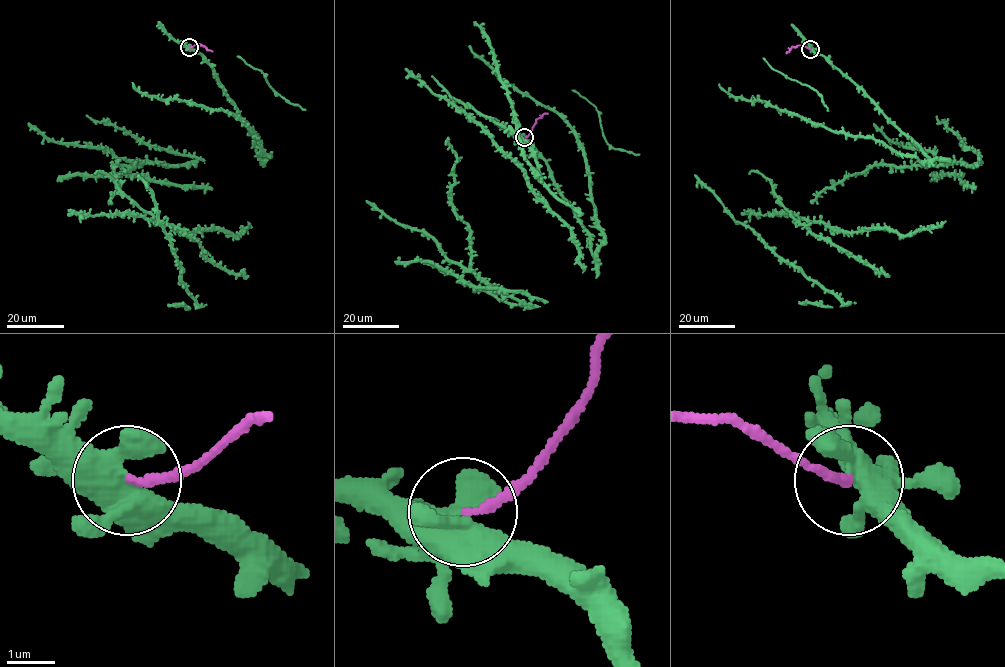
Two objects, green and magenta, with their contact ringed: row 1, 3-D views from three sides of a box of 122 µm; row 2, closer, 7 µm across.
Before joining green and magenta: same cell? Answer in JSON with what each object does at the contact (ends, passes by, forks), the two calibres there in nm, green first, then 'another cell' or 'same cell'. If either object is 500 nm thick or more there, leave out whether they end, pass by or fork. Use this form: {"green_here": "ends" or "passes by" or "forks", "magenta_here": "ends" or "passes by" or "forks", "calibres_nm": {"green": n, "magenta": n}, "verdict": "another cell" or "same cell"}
{"green_here": "forks", "magenta_here": "ends", "calibres_nm": {"green": 400, "magenta": 180}, "verdict": "another cell"}

